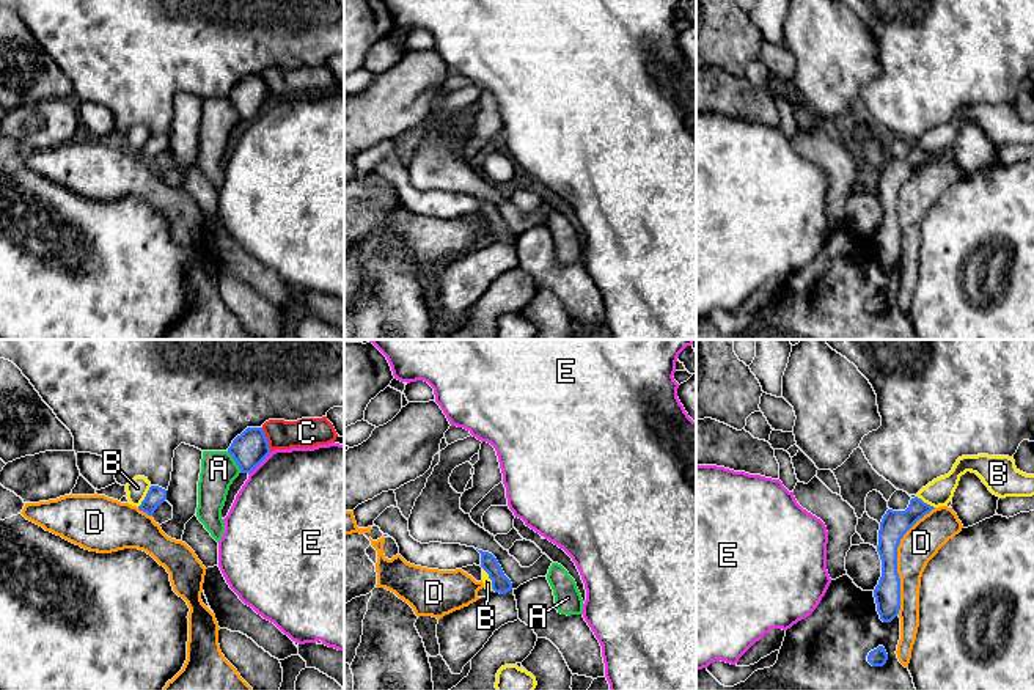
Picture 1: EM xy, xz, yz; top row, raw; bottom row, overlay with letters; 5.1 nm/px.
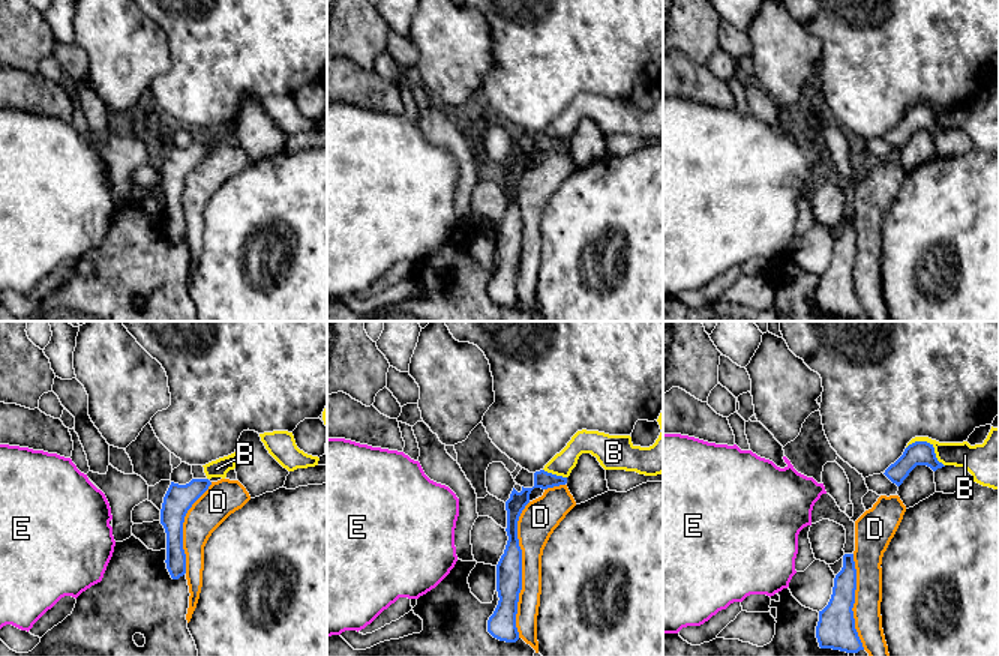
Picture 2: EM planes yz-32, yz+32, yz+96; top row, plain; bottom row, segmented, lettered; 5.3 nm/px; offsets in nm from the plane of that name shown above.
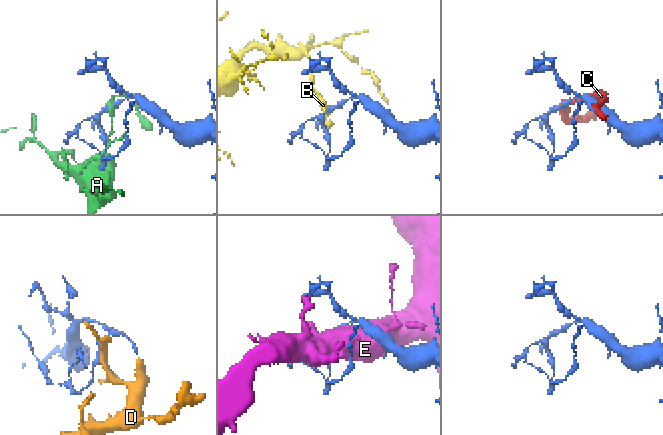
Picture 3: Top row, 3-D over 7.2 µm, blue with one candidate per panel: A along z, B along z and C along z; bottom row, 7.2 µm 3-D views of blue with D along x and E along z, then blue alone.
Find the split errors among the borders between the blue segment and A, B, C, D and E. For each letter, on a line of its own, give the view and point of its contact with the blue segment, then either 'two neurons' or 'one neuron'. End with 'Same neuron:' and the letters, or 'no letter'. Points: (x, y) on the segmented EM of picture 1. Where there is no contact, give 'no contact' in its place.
A: meets blue in xy at (236, 462); two neurons
B: meets blue in xy at (145, 497); two neurons
C: meets blue in xy at (266, 440); two neurons
D: meets blue in yz at (896, 558); two neurons
E: meets blue in xy at (260, 462); two neurons
Same neuron: no letter

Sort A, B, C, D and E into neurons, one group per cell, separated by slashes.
A / B / C / D / E

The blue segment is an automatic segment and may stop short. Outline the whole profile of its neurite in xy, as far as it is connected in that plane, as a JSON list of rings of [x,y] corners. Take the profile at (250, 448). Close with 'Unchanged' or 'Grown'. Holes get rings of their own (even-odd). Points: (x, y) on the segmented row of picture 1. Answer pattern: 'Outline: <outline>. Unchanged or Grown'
Outline: [[[247,428],[233,440],[228,453],[239,465],[240,473],[251,473],[270,454],[262,428]]]. Unchanged

